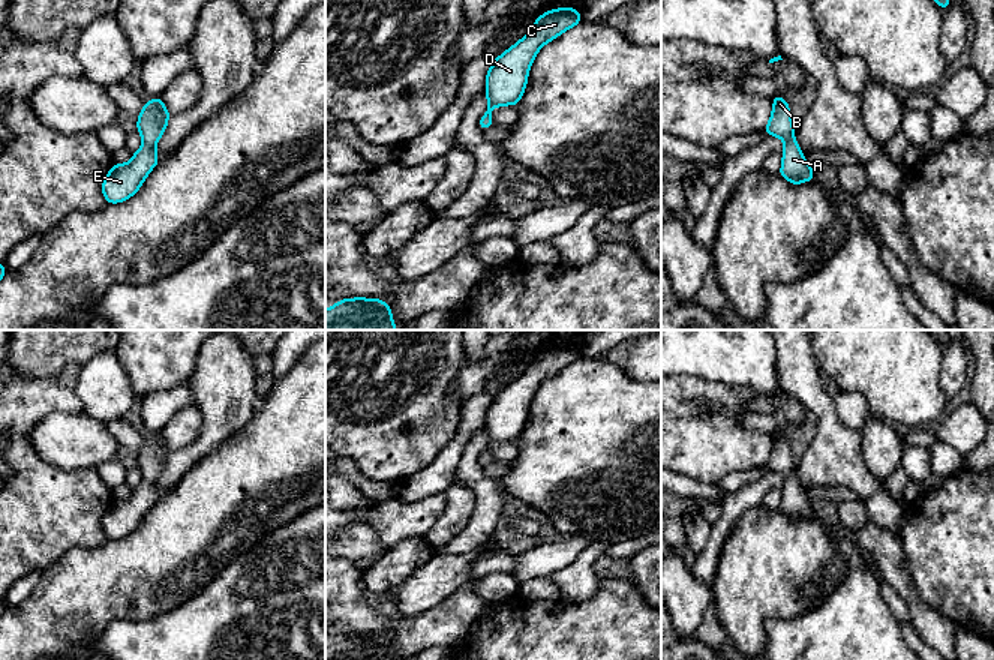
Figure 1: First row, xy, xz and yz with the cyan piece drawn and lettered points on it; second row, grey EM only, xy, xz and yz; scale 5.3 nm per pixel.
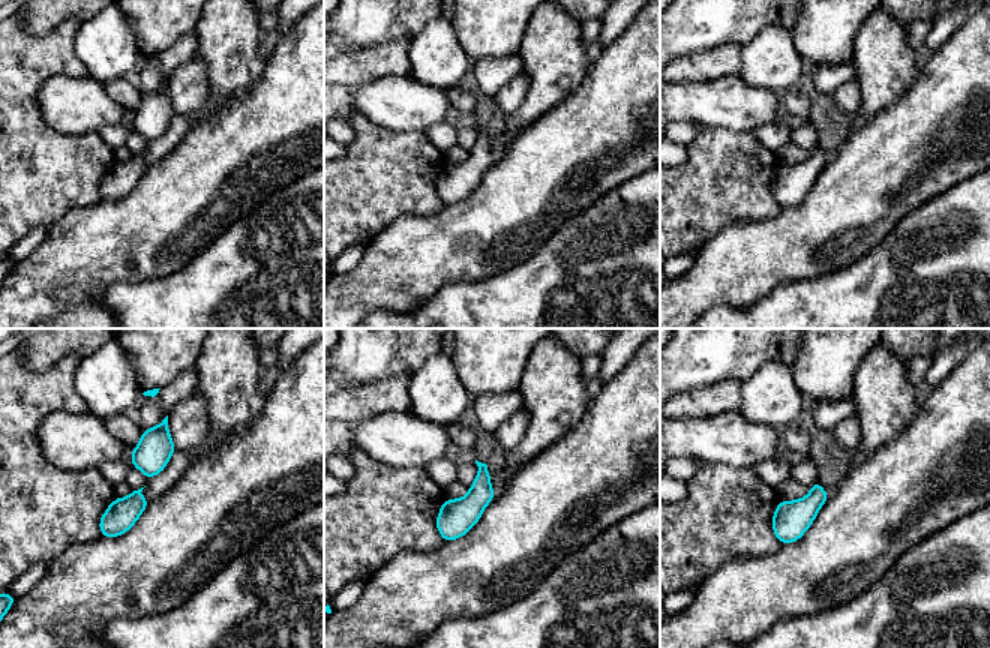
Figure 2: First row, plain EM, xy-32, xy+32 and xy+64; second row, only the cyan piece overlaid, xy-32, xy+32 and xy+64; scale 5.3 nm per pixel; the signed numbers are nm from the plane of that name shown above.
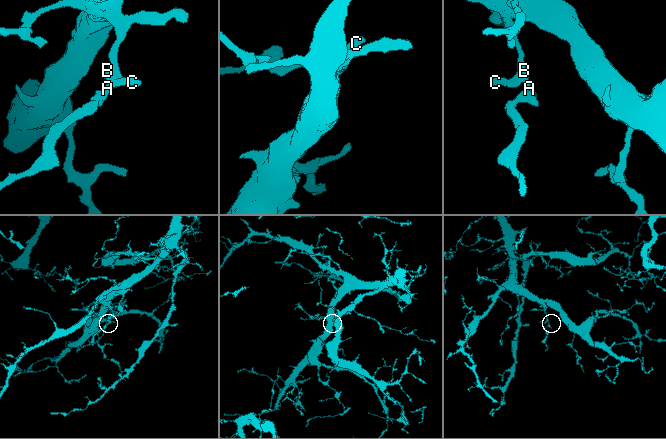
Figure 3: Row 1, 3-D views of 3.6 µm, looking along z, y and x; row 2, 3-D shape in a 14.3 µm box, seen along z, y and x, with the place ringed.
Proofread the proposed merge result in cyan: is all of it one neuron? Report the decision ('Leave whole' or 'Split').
Leave whole

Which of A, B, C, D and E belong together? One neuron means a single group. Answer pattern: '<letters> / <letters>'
A B C D E

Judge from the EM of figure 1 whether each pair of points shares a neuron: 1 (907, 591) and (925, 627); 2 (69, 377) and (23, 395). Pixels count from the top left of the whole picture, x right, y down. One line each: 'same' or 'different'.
1: same
2: same

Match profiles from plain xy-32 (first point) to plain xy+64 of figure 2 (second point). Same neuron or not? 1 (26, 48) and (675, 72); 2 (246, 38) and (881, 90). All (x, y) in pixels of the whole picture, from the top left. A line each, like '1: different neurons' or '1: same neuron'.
1: same neuron
2: same neuron

